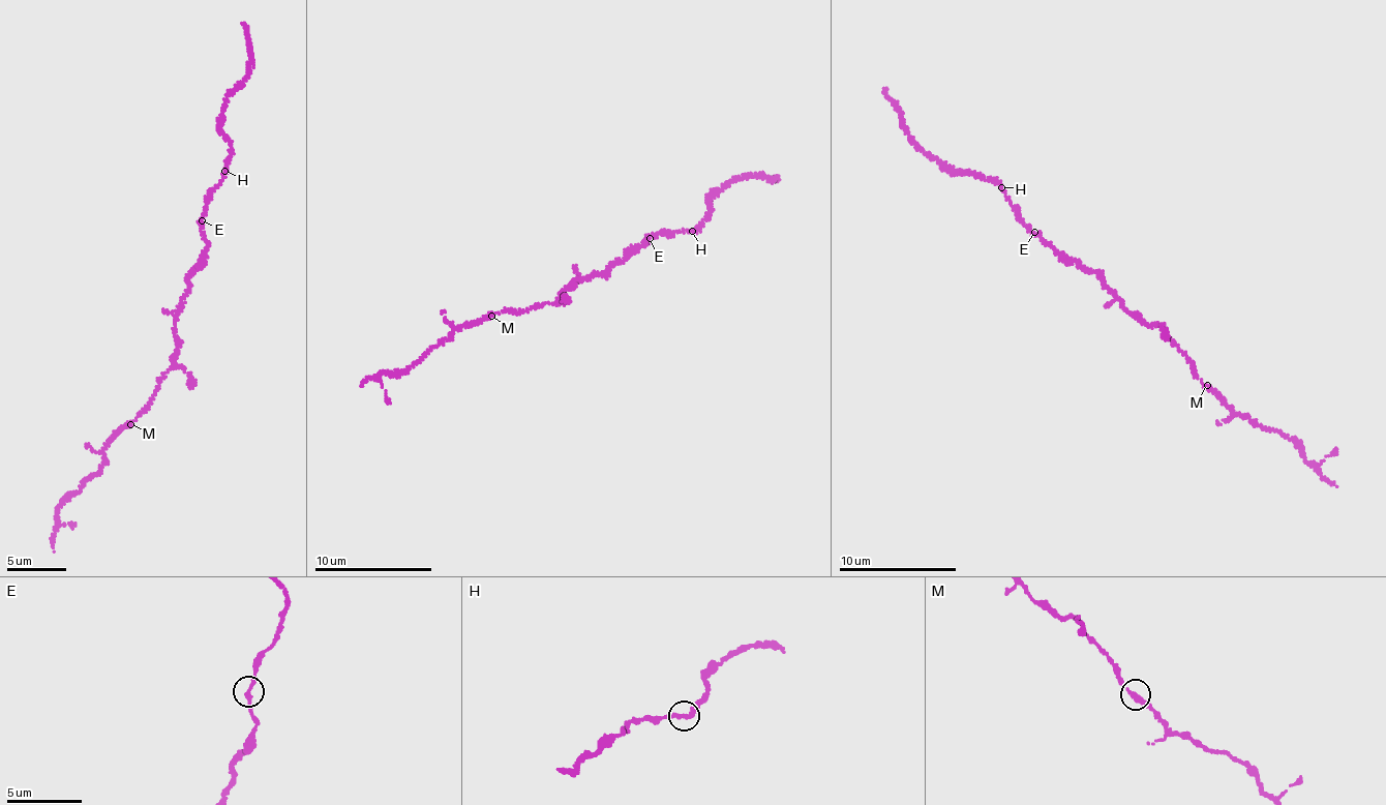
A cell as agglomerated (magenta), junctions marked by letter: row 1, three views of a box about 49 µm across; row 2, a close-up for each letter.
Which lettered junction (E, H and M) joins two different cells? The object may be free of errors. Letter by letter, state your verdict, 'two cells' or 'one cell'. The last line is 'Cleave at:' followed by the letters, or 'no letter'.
E: one cell
H: one cell
M: one cell
Cleave at: no letter

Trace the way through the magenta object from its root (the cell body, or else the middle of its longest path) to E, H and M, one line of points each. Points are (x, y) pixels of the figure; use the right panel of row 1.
E: (1105, 284), (1093, 271), (1068, 261), (1034, 232)
H: (1105, 284), (1093, 271), (1068, 261), (1023, 221), (1001, 187)
M: (1105, 284), (1130, 311), (1165, 331), (1206, 384)

